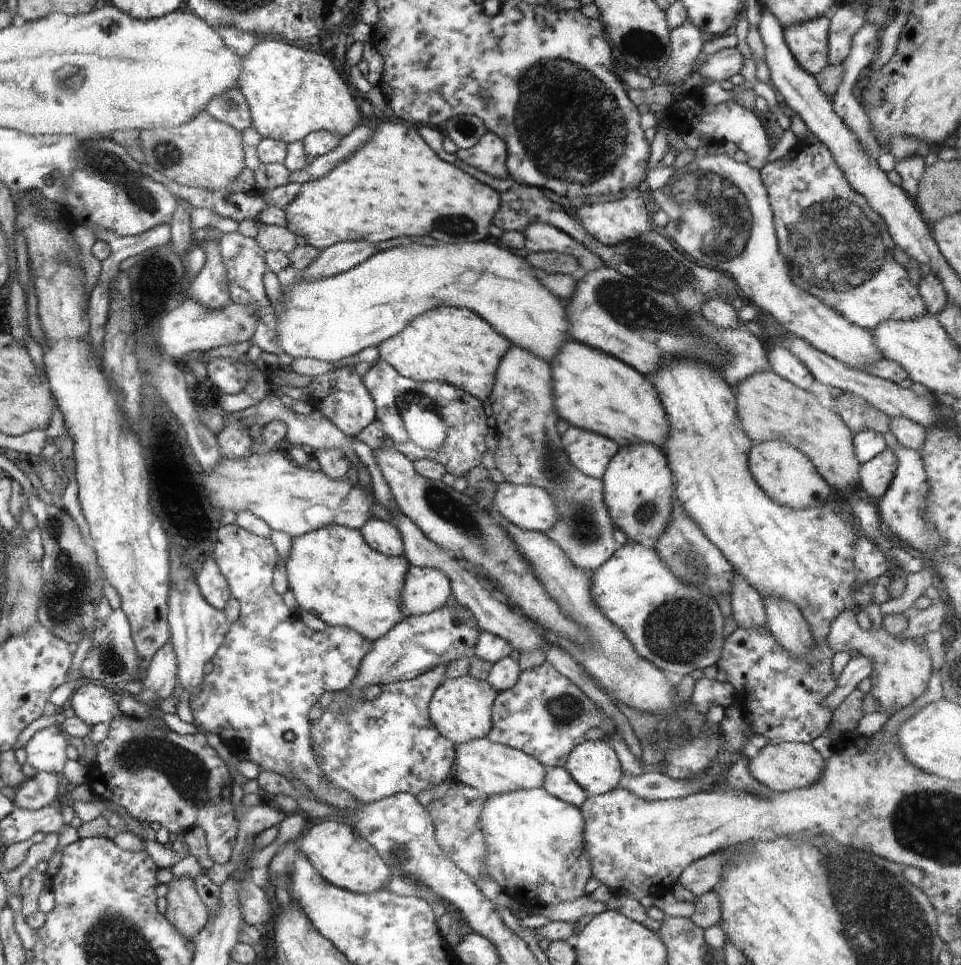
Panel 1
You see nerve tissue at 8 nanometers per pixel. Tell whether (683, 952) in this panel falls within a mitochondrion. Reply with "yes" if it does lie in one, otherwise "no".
no

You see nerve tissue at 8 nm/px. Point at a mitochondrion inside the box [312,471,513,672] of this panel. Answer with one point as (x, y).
(442, 503)

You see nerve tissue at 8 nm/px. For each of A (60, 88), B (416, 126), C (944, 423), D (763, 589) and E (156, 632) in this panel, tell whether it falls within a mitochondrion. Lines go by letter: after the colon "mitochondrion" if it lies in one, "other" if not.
A: mitochondrion
B: other
C: other
D: other
E: other

